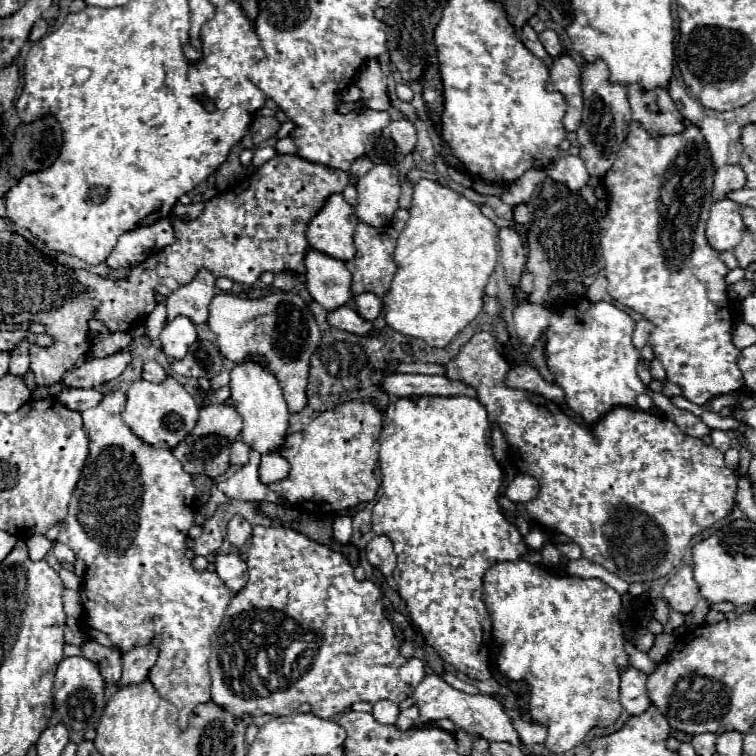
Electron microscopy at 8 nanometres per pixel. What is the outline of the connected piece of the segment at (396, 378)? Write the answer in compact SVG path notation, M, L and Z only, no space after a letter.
M393 374L383 380L383 388L397 398L405 396L475 396L475 390L461 382L451 382L445 376L423 374Z

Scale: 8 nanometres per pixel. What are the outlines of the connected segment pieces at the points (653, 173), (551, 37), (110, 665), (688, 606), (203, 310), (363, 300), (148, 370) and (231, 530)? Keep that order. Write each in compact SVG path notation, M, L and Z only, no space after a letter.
M683 120L683 126L679 134L655 136L639 122L631 122L615 164L601 180L609 202L607 216L601 220L601 250L611 298L653 322L655 330L649 336L649 344L667 372L667 380L679 384L689 402L703 406L713 396L745 390L745 384L737 368L741 350L731 342L733 318L725 282L729 268L719 260L719 252L713 250L705 238L705 222L713 204L711 188L715 166L699 126L689 120Z
M545 30L545 32L541 32L539 34L539 40L541 40L541 44L545 46L545 50L547 50L547 54L549 56L559 56L561 52L563 52L563 48L561 48L561 40L559 40L559 36L555 34L555 30Z
M93 640L81 644L81 656L95 662L101 670L105 686L117 684L121 676L121 652L117 648L105 648Z
M683 566L677 570L675 576L669 578L669 582L663 588L663 598L671 604L673 610L689 614L697 600L699 600L699 586L693 578L693 568Z
M201 268L197 276L199 280L191 280L183 288L167 296L167 322L171 322L179 314L187 316L195 324L207 322L207 308L211 298L215 296L215 276L207 268Z
M365 292L365 294L355 296L355 306L357 306L359 316L363 316L365 320L375 320L381 312L381 298L371 292Z
M147 362L147 364L143 366L143 380L149 380L149 382L159 384L159 382L163 382L165 378L167 378L167 374L165 374L165 370L163 370L157 362Z
M233 516L227 524L227 538L233 546L243 546L251 536L251 524L243 516Z

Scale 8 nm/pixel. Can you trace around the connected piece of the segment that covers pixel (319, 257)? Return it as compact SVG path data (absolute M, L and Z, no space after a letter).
M309 250L305 256L307 266L307 290L315 302L327 312L345 306L353 300L351 294L351 272L345 262L335 260L317 250Z

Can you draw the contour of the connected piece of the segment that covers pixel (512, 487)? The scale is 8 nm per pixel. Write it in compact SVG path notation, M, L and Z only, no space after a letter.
M519 474L505 490L511 502L529 502L539 494L539 482L529 474Z

